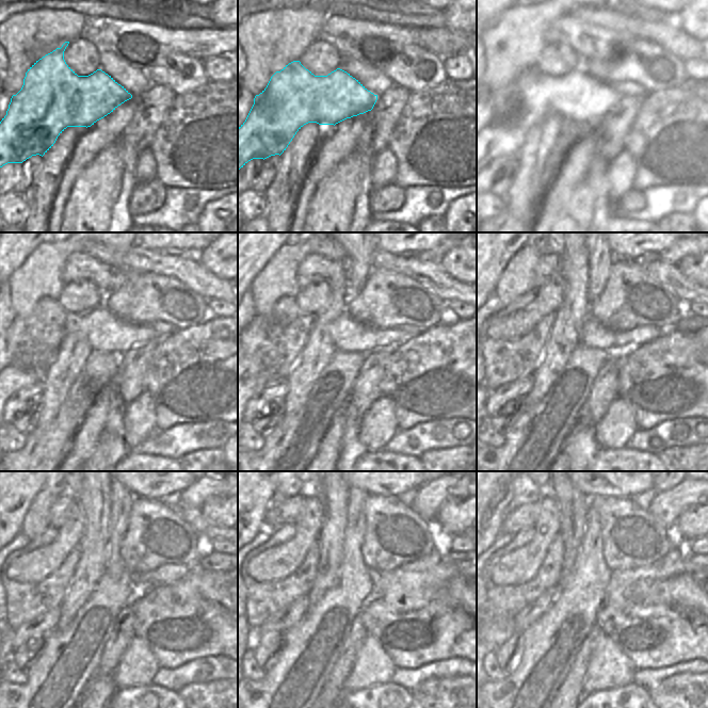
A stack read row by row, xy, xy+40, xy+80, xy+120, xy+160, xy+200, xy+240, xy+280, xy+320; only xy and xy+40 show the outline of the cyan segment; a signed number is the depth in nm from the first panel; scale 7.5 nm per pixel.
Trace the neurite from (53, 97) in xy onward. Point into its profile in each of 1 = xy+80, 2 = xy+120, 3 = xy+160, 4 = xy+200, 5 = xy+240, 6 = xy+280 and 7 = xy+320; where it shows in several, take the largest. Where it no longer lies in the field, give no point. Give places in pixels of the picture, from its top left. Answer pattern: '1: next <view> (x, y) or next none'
1: next xy+80 (577, 96)
2: next xy+120 (105, 332)
3: next xy+160 (347, 334)
4: next xy+200 (593, 334)
5: next xy+240 (170, 573)
6: next xy+280 (424, 564)
7: next xy+320 (673, 556)

